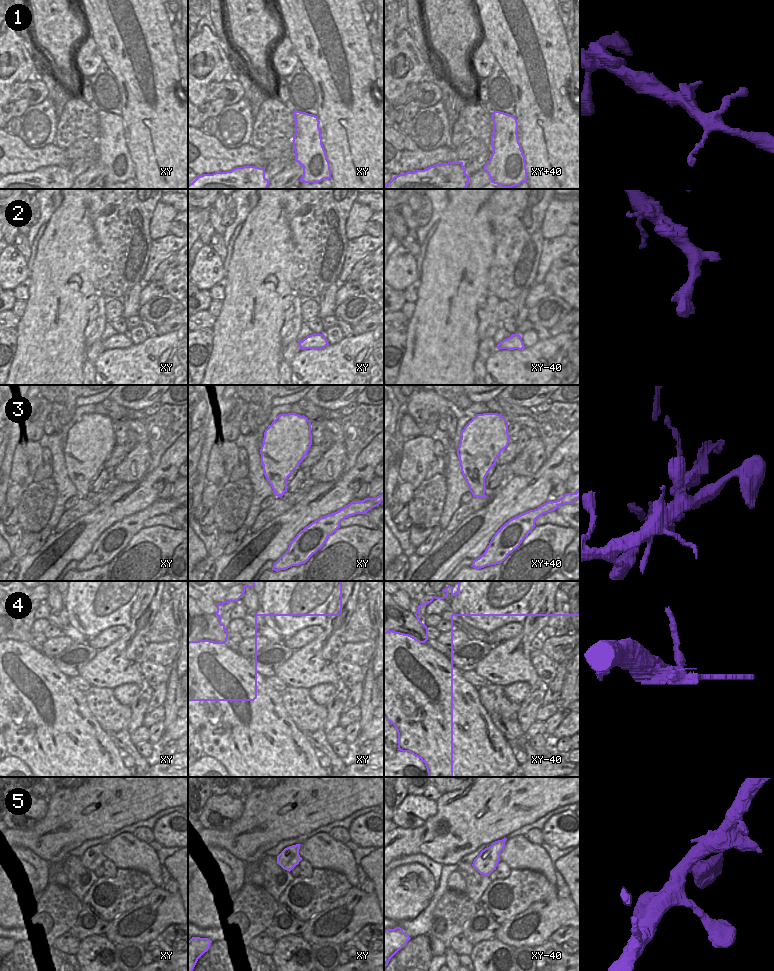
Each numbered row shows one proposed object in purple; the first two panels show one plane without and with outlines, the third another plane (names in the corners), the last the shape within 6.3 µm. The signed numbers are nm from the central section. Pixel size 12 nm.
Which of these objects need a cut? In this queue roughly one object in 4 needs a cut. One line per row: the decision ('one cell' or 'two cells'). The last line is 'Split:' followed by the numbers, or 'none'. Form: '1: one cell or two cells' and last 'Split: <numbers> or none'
1: one cell
2: one cell
3: two cells
4: two cells
5: one cell
Split: 3, 4

